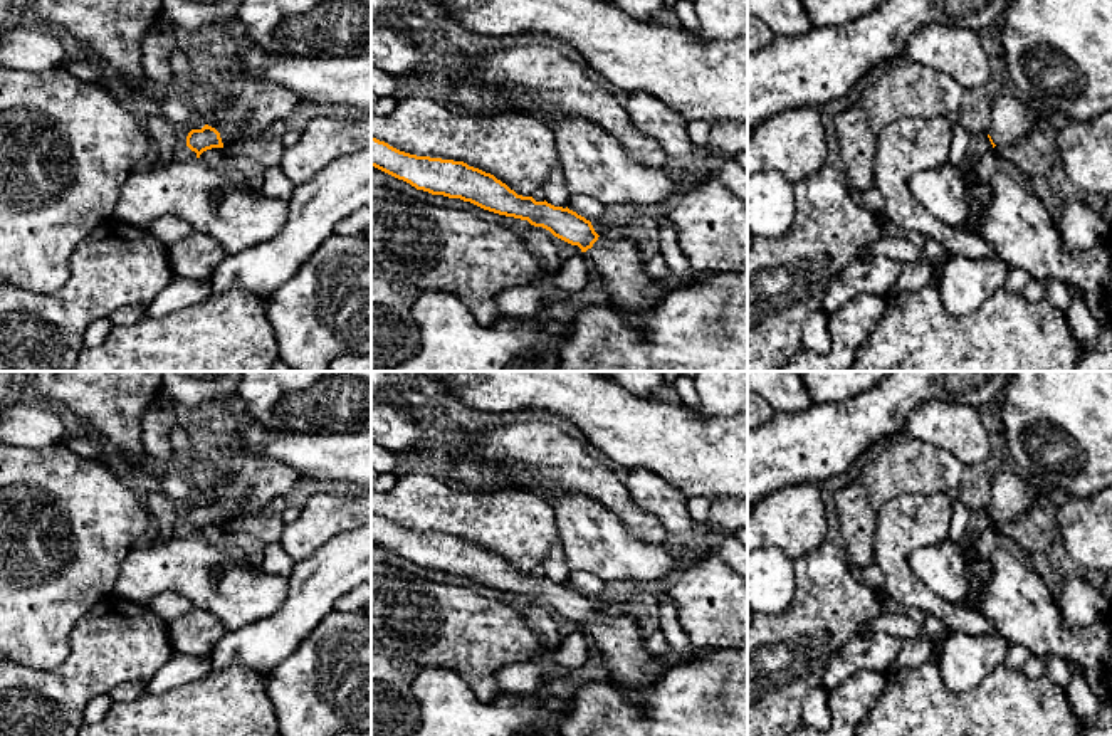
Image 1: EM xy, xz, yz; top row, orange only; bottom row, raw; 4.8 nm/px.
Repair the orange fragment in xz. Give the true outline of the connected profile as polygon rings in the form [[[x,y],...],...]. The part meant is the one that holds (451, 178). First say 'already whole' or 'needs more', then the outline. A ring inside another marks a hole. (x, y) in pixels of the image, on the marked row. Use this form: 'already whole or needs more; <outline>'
needs more; [[[371,136],[371,166],[417,190],[460,198],[499,215],[527,220],[578,245],[591,259],[606,286],[605,304],[613,306],[622,316],[630,319],[647,316],[674,291],[670,282],[650,279],[645,274],[633,240],[600,237],[590,220],[568,207],[517,195],[494,175],[464,161],[410,155]]]

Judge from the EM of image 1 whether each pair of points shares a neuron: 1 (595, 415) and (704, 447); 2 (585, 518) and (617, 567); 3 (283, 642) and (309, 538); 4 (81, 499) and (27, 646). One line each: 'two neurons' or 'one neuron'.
1: one neuron
2: one neuron
3: two neurons
4: one neuron

